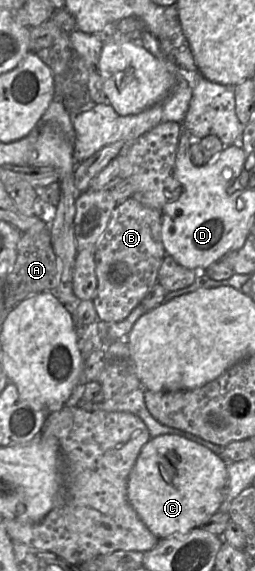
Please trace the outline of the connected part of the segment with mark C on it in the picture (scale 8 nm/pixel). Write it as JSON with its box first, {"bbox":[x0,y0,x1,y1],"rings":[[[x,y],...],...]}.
{"bbox":[127,434,227,539],"rings":[[[163,434],[143,446],[128,476],[127,498],[146,527],[159,539],[200,528],[226,497],[227,462],[207,447],[184,437]]]}

